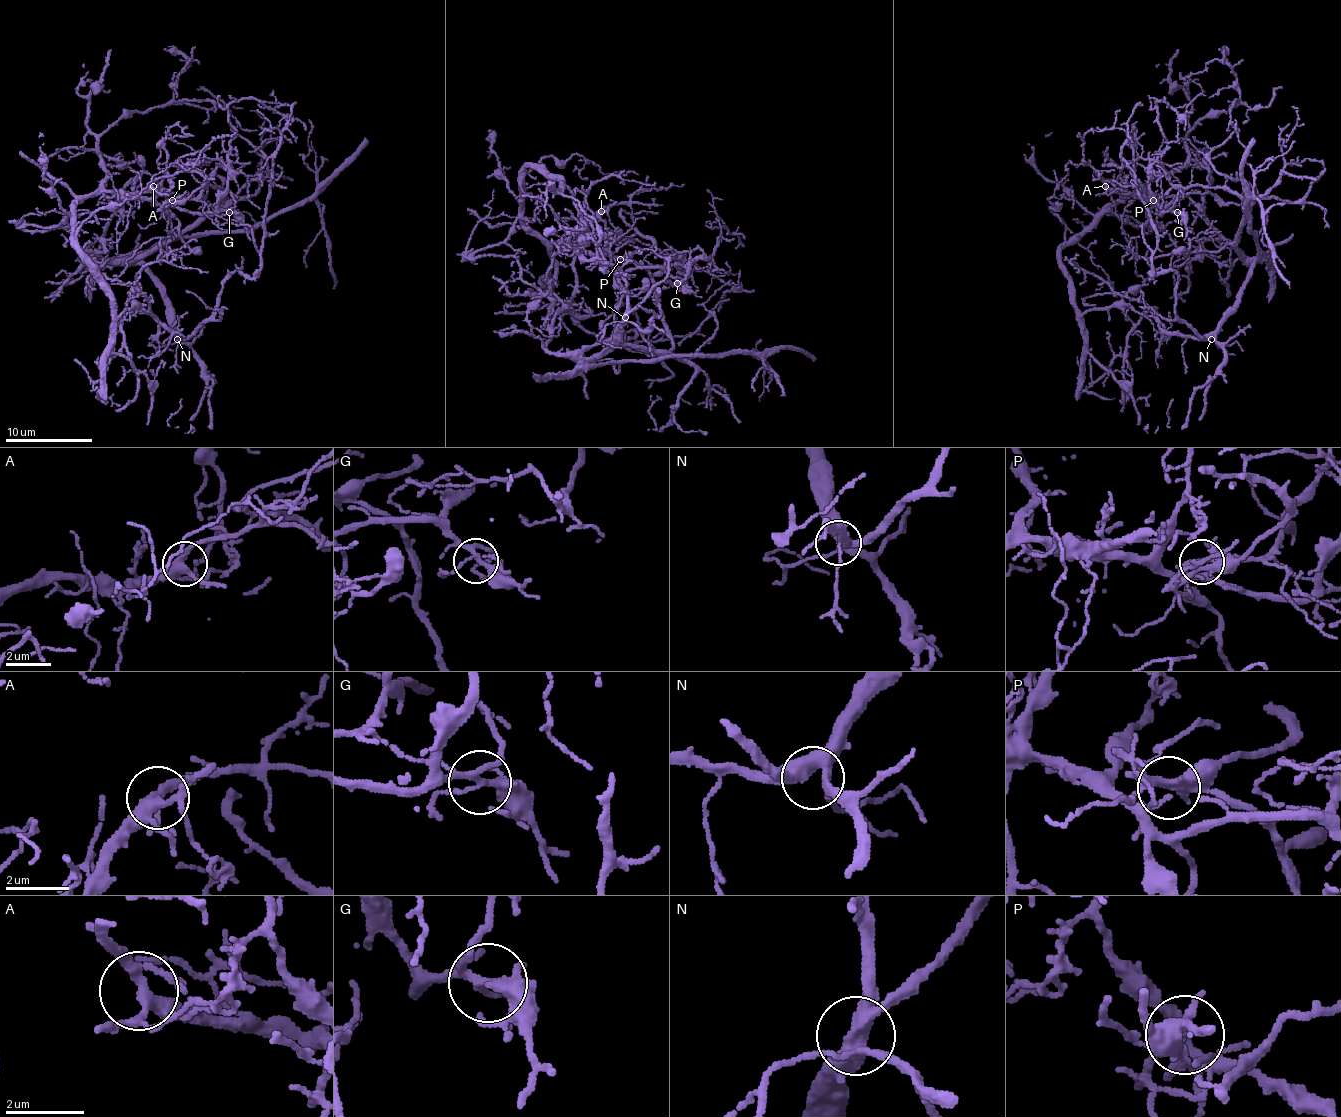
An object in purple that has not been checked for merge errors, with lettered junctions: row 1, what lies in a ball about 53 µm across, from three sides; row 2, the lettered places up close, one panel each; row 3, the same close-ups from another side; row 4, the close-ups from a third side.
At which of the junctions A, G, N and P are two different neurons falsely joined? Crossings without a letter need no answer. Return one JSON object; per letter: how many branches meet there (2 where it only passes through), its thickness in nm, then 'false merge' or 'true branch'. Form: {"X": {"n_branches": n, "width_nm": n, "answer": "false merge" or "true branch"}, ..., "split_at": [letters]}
{"A": {"n_branches": 5, "width_nm": 320, "answer": "true branch"}, "G": {"n_branches": 5, "width_nm": 200, "answer": "true branch"}, "N": {"n_branches": 4, "width_nm": 400, "answer": "true branch"}, "P": {"n_branches": 5, "width_nm": 280, "answer": "false merge"}, "split_at": ["P"]}

